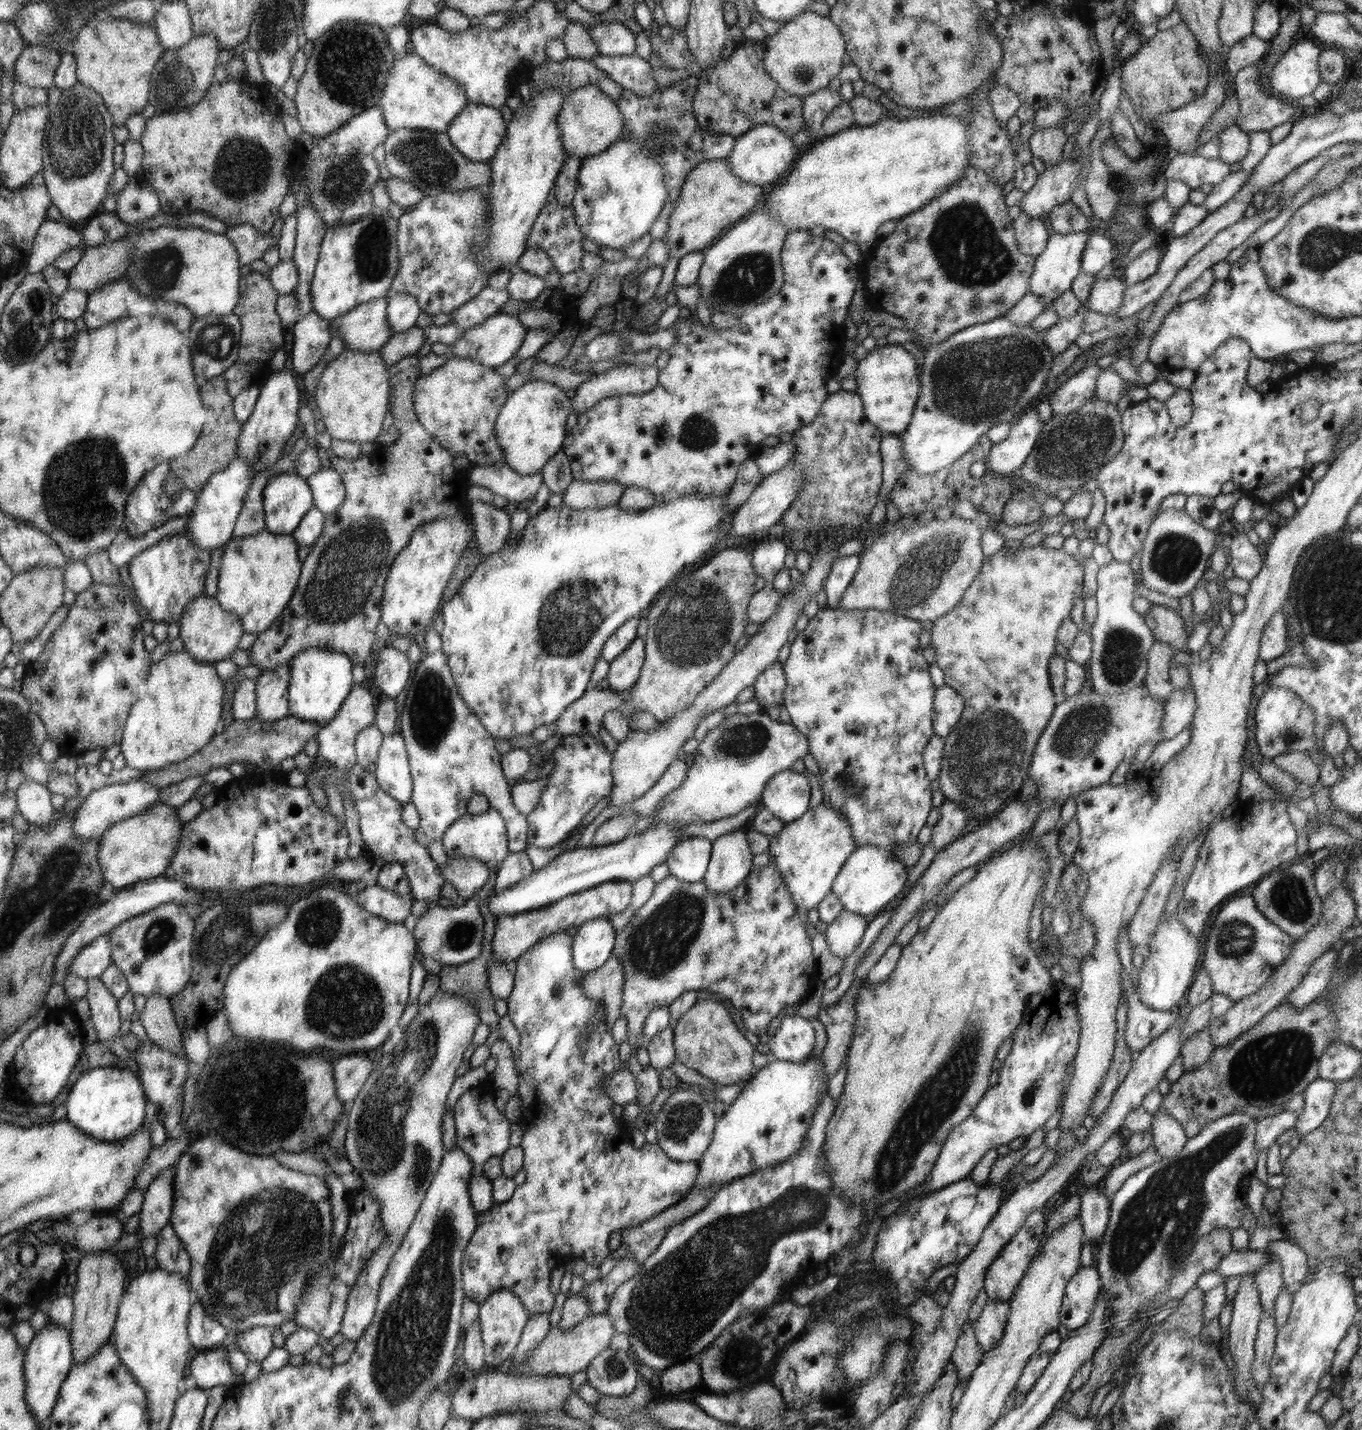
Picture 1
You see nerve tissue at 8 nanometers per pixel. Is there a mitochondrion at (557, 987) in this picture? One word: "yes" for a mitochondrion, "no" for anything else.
yes

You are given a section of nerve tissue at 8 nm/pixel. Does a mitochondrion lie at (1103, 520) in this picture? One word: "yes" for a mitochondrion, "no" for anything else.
no

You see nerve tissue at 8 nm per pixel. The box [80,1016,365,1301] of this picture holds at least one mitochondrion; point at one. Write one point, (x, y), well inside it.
(255, 1204)

